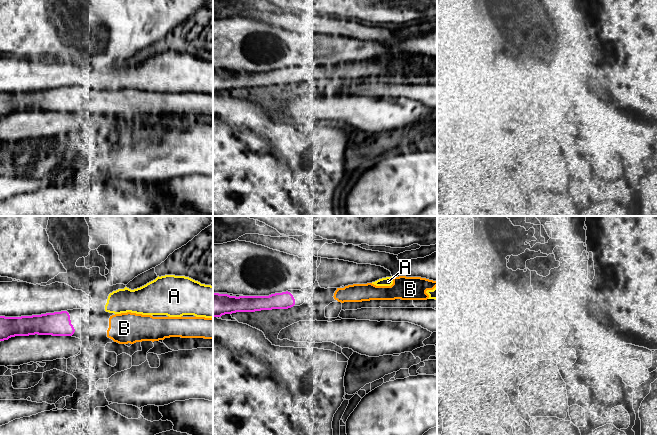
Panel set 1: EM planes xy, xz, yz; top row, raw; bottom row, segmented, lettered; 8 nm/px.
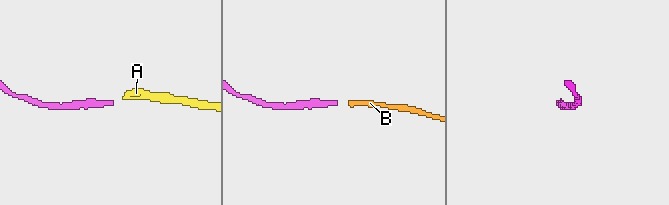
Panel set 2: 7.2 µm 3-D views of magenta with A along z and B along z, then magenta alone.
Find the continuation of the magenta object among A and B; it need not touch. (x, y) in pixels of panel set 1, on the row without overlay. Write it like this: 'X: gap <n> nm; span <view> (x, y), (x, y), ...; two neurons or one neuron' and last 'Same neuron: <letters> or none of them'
A: gap 280 nm; span xy (73, 103), (105, 86); two neurons
B: gap 260 nm; span xy (74, 106), (107, 106); one neuron
Same neuron: B

